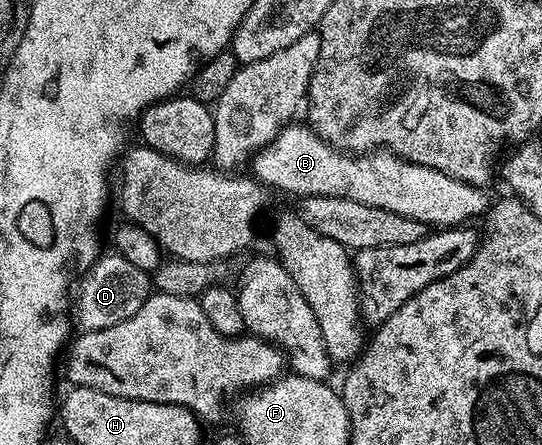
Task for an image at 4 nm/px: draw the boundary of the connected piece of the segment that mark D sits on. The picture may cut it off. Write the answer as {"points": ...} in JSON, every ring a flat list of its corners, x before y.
{"points":[[115,252,101,253,96,263,84,271,74,290,74,322,81,331,114,328,122,320,130,320,142,304,146,304,154,287,149,271,138,268]]}

